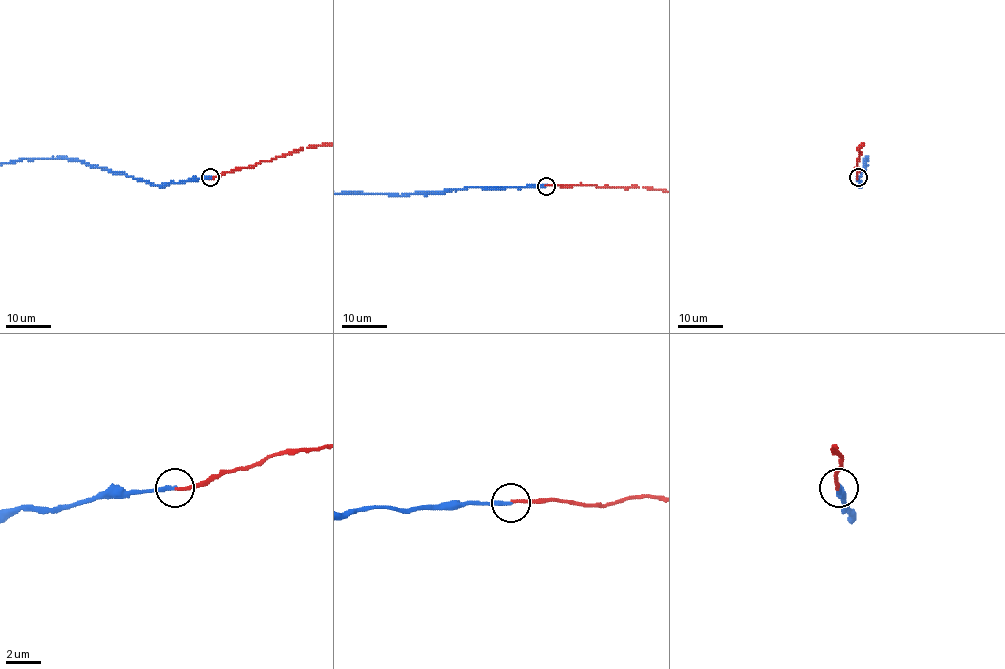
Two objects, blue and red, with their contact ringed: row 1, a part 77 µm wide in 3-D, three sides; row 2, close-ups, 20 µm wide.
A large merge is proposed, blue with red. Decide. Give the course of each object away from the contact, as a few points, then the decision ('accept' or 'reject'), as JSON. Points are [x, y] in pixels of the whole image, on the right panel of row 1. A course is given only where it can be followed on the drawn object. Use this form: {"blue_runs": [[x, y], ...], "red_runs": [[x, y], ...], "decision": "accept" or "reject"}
{"decision": "reject"}

